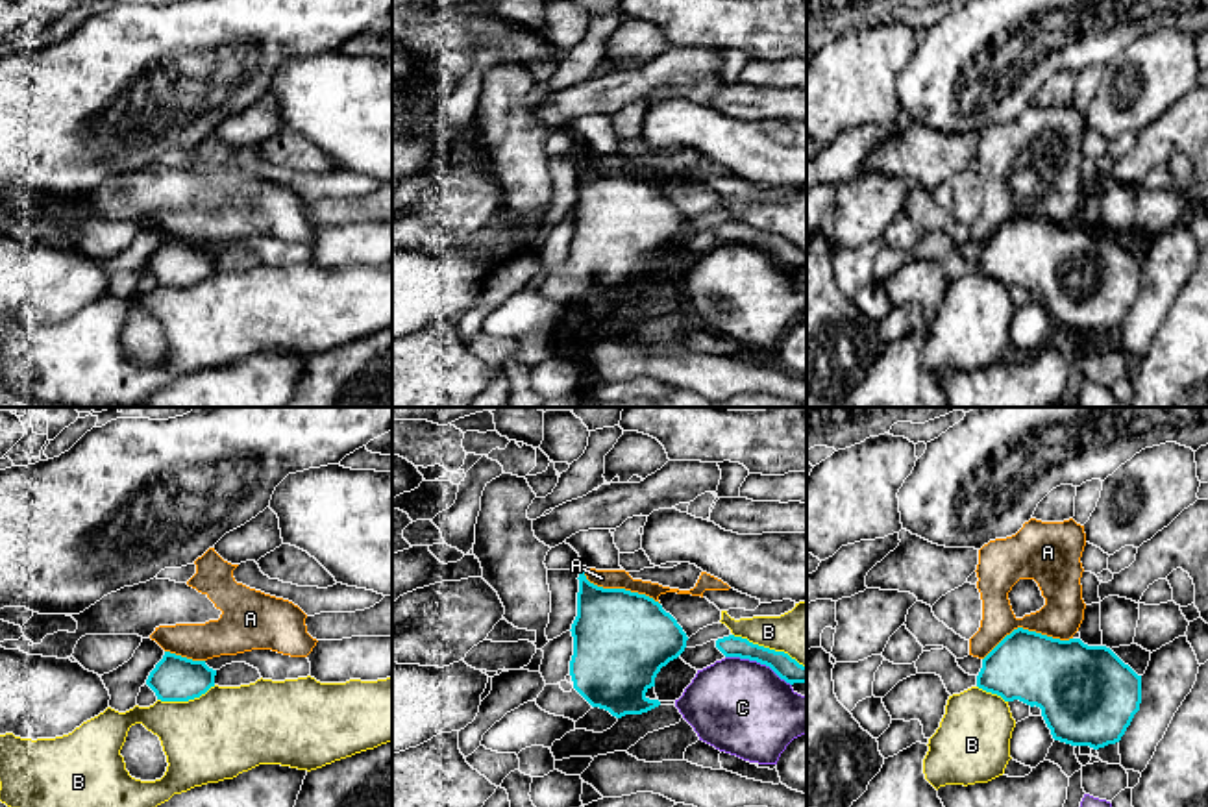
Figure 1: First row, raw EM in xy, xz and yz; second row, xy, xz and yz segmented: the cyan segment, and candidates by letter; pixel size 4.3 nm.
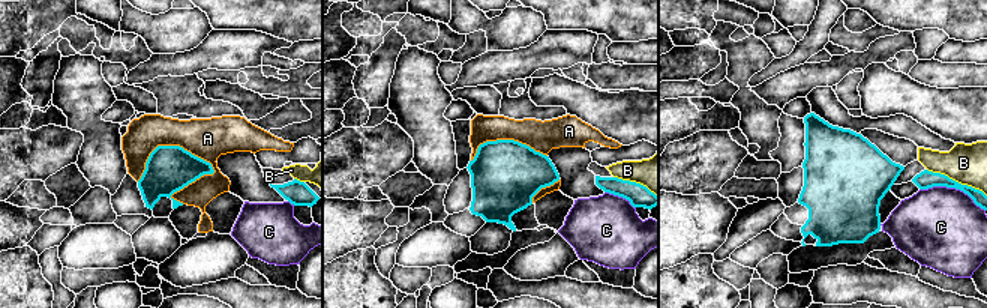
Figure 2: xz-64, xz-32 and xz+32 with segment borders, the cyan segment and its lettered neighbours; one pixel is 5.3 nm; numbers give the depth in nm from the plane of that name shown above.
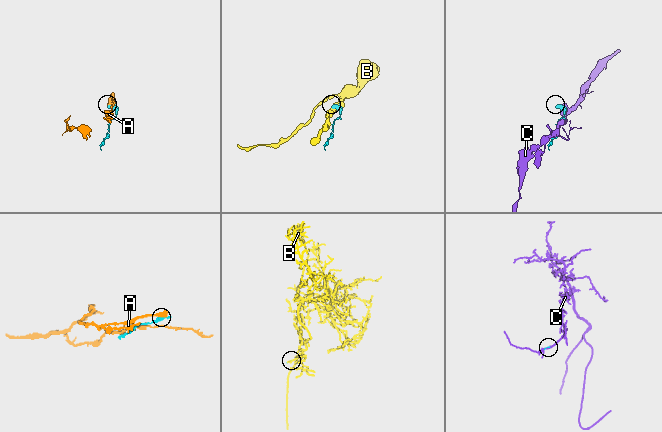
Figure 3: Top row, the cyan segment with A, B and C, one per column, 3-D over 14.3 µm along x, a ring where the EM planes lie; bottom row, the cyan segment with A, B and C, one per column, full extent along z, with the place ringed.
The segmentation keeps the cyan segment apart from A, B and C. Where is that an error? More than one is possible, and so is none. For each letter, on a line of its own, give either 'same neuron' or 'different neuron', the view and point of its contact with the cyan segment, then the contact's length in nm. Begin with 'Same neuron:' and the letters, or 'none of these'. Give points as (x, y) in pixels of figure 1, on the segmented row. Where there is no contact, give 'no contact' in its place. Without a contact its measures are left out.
Same neuron: none of these
A: different neuron | yz (1027, 630) | 400 nm
B: different neuron | xz (768, 648) | 360 nm
C: different neuron | xz (759, 661) | 320 nm

